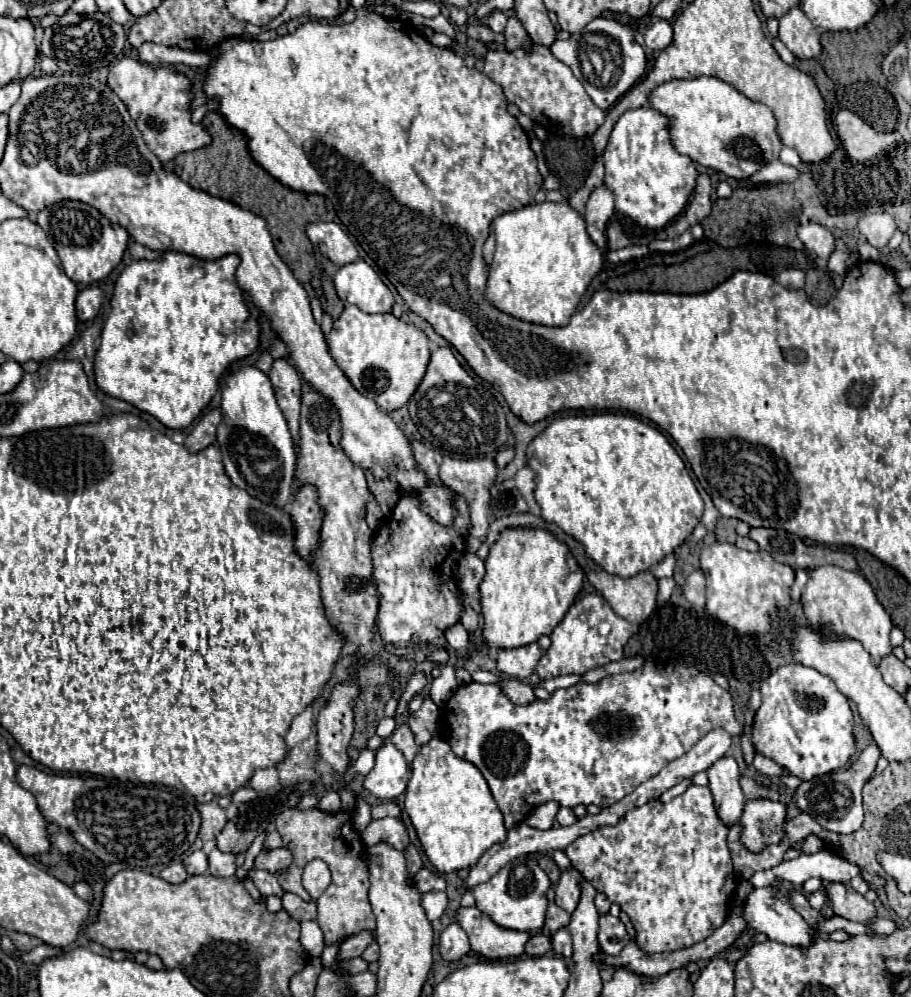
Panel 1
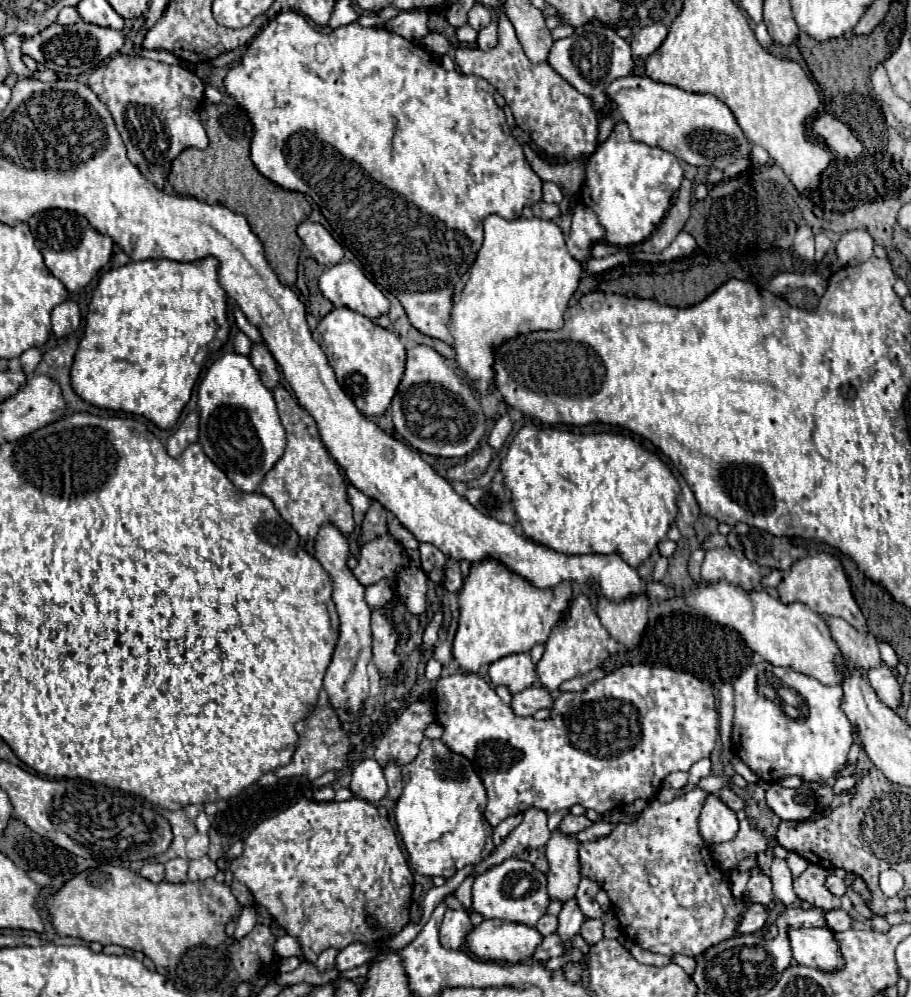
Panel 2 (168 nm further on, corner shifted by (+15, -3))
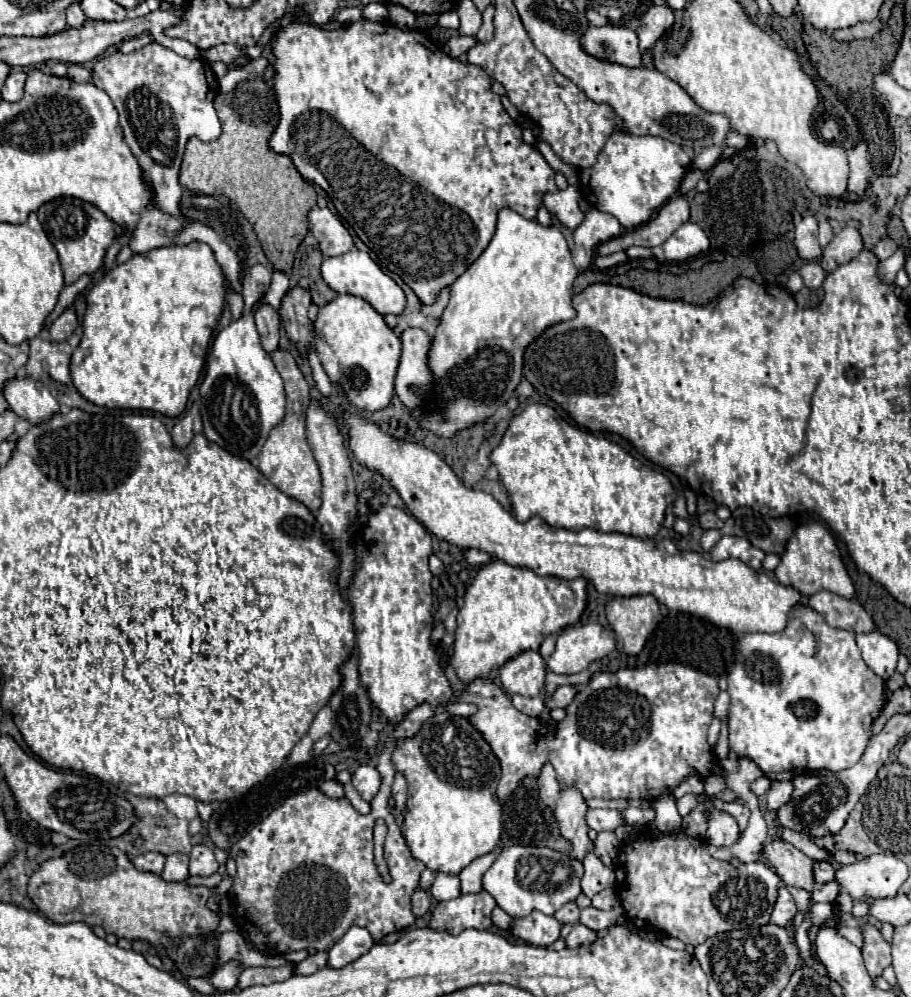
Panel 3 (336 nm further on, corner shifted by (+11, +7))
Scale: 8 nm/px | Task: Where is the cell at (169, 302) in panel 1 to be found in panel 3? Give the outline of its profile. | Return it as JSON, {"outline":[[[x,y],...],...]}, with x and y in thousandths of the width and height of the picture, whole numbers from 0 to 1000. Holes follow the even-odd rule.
{"outline":[[[211,242],[206,246],[187,246],[187,248],[173,248],[167,250],[162,254],[156,256],[145,256],[138,264],[132,264],[127,268],[123,268],[121,272],[114,274],[114,278],[99,290],[97,298],[94,298],[97,310],[90,322],[92,334],[90,334],[90,342],[86,346],[86,350],[79,356],[79,364],[77,364],[77,374],[79,374],[79,382],[83,386],[83,390],[88,392],[90,398],[94,398],[97,402],[119,408],[119,410],[154,410],[154,412],[173,412],[182,418],[195,418],[202,410],[204,410],[204,402],[206,396],[211,392],[211,388],[215,386],[220,376],[225,368],[226,357],[233,342],[233,334],[239,326],[239,320],[244,316],[246,304],[248,304],[248,280],[246,274],[241,270],[241,266],[235,260],[235,252],[217,242]]]}

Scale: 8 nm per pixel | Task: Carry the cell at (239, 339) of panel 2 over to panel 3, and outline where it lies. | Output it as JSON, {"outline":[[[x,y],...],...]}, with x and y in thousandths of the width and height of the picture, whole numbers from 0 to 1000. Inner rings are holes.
{"outline":[[[252,290],[248,292],[248,300],[250,300],[250,306],[252,306],[252,312],[255,312],[255,320],[263,320],[268,316],[268,302],[266,302],[266,296],[263,294],[255,294]]]}

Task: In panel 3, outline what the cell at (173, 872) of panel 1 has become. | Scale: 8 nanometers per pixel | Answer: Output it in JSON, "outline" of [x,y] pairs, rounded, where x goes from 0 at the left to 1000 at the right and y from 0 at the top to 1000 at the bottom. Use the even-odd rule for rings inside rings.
{"outline":[[[156,856],[147,862],[147,868],[156,874],[165,874],[165,876],[178,876],[180,870],[180,858],[178,856]]]}

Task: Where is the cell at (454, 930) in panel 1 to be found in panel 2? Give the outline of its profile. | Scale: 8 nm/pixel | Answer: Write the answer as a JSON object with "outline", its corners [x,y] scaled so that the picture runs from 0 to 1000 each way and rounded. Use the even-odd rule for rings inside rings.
{"outline":[[[492,912],[483,928],[483,946],[490,952],[505,952],[518,930],[520,928],[509,912]]]}

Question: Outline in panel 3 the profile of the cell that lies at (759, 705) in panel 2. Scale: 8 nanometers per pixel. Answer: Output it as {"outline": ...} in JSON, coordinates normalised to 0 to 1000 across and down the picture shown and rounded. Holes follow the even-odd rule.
{"outline":[[[874,609],[869,611],[865,629],[858,635],[825,635],[825,637],[817,637],[810,643],[810,655],[808,655],[808,663],[801,671],[799,677],[799,695],[801,695],[801,715],[799,715],[799,741],[801,741],[801,749],[810,755],[817,757],[821,761],[825,761],[836,775],[843,781],[852,781],[852,783],[867,783],[878,775],[887,775],[887,773],[902,773],[902,771],[911,771],[911,773],[924,773],[931,771],[935,767],[940,767],[940,763],[946,759],[951,745],[955,741],[955,727],[957,723],[964,719],[964,715],[970,709],[970,683],[966,683],[966,679],[962,679],[957,675],[957,671],[953,671],[953,667],[948,665],[948,661],[944,659],[944,651],[937,643],[937,635],[935,633],[926,633],[926,631],[915,631],[909,629],[905,619],[900,619],[894,611],[889,609]]]}

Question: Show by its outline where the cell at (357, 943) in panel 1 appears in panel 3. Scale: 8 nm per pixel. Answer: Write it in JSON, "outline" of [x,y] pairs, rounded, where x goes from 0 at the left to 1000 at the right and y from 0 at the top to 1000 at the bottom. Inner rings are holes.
{"outline":[[[349,954],[349,956],[336,960],[332,966],[327,966],[325,968],[325,976],[329,976],[329,978],[342,978],[342,976],[347,976],[349,972],[353,972],[358,968],[360,968],[360,956],[358,954]]]}

